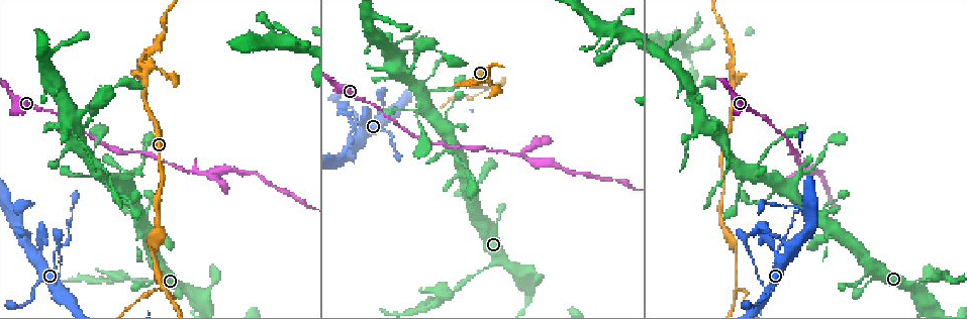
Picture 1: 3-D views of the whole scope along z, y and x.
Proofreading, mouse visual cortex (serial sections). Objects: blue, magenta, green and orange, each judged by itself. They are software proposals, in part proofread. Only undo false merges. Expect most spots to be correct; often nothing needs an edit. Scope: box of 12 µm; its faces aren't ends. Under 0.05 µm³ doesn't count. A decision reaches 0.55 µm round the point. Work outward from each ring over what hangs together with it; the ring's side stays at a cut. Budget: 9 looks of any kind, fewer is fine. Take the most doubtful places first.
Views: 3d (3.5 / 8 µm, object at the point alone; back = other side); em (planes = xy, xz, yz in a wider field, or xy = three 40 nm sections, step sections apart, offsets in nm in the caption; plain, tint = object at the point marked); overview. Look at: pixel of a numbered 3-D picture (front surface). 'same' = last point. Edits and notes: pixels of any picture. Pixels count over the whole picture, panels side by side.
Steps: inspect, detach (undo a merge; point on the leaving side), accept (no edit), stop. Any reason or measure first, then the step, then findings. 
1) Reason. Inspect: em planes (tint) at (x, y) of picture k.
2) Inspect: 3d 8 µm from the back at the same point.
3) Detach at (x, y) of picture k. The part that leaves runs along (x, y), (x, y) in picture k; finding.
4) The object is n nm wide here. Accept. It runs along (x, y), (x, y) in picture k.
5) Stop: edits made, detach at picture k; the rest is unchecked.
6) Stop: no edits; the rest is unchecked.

Sharp bend. Inspect: 3d 8 µm at (161, 287) of picture 1.

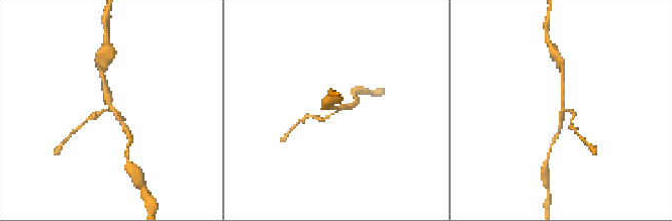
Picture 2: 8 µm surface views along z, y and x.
3 arms meet here; the arms are 150, 150, 150 nm wide; shape alone is not enough. Inspect: em xy step 1 (tint) at (562, 108) of picture 2.

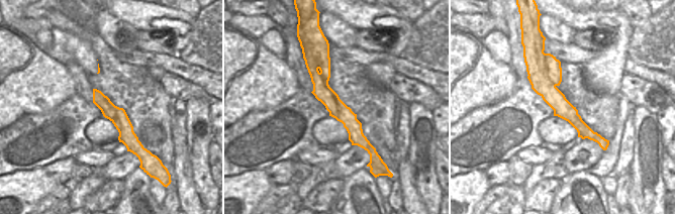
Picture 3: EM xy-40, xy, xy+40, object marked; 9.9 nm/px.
Detach at (94, 115) of picture 2. A second cell is stuck on.

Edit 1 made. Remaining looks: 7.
Redraw. Inspect: overview.

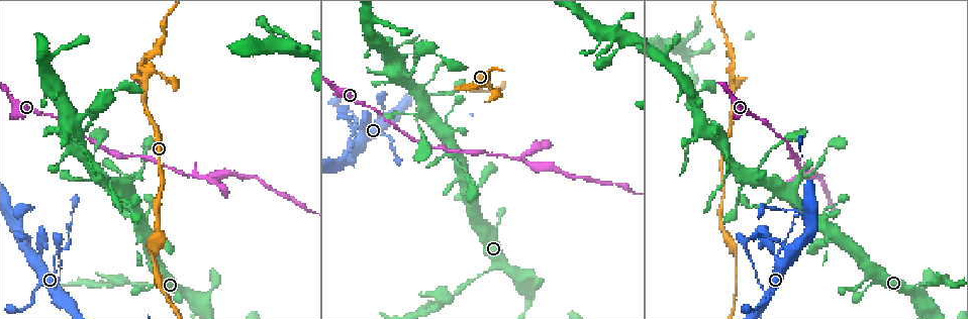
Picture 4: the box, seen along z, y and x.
Branch point. Inspect: 3d 8 µm at (200, 177) of picture 4.

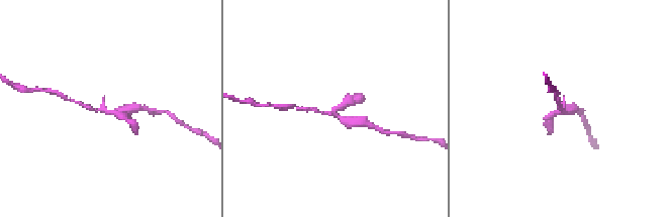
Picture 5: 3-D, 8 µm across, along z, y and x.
Inspect: 3d 3.5 µm at (105, 109) of picture 5.

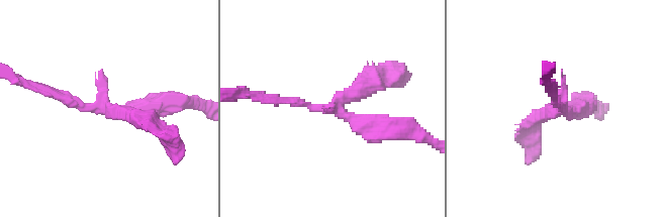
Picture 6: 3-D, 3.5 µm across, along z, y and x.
Now the EM. Inspect: em xy step 5 (tint) at (336, 109) of picture 6.

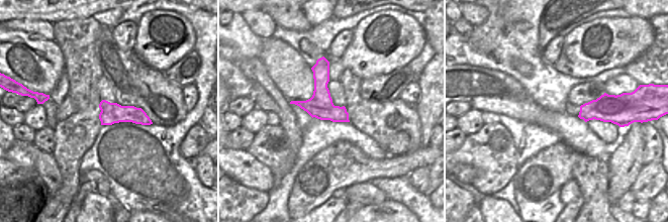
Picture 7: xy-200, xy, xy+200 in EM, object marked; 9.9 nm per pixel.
Detach at (378, 87) of picture 6. A border runs along (112, 103), (116, 122) in picture 7; two cells meet here.

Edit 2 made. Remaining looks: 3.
Inspect: overview.

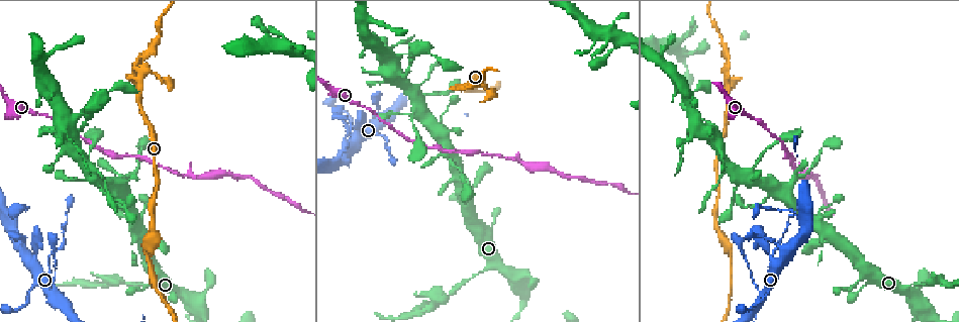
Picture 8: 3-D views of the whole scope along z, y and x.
Three arms meet. Inspect: 3d 3.5 µm at (141, 73) of picture 8.

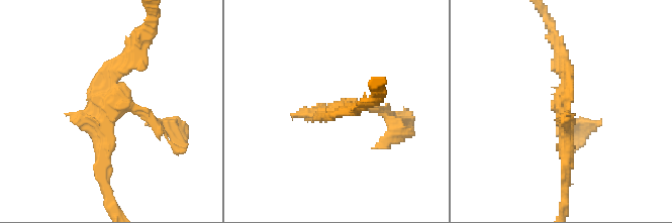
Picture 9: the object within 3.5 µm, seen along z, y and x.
Inspect: em planes (tint) at (337, 106) of picture 9.

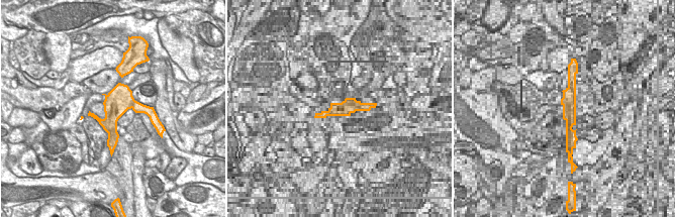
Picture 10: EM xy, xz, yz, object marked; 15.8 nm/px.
Detach at (141, 111) of picture 9. Two cells meet here.

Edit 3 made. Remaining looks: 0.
Stop: edits made, detach at picture 2, detach at picture 6, detach at picture 9; the rest is unchecked.

